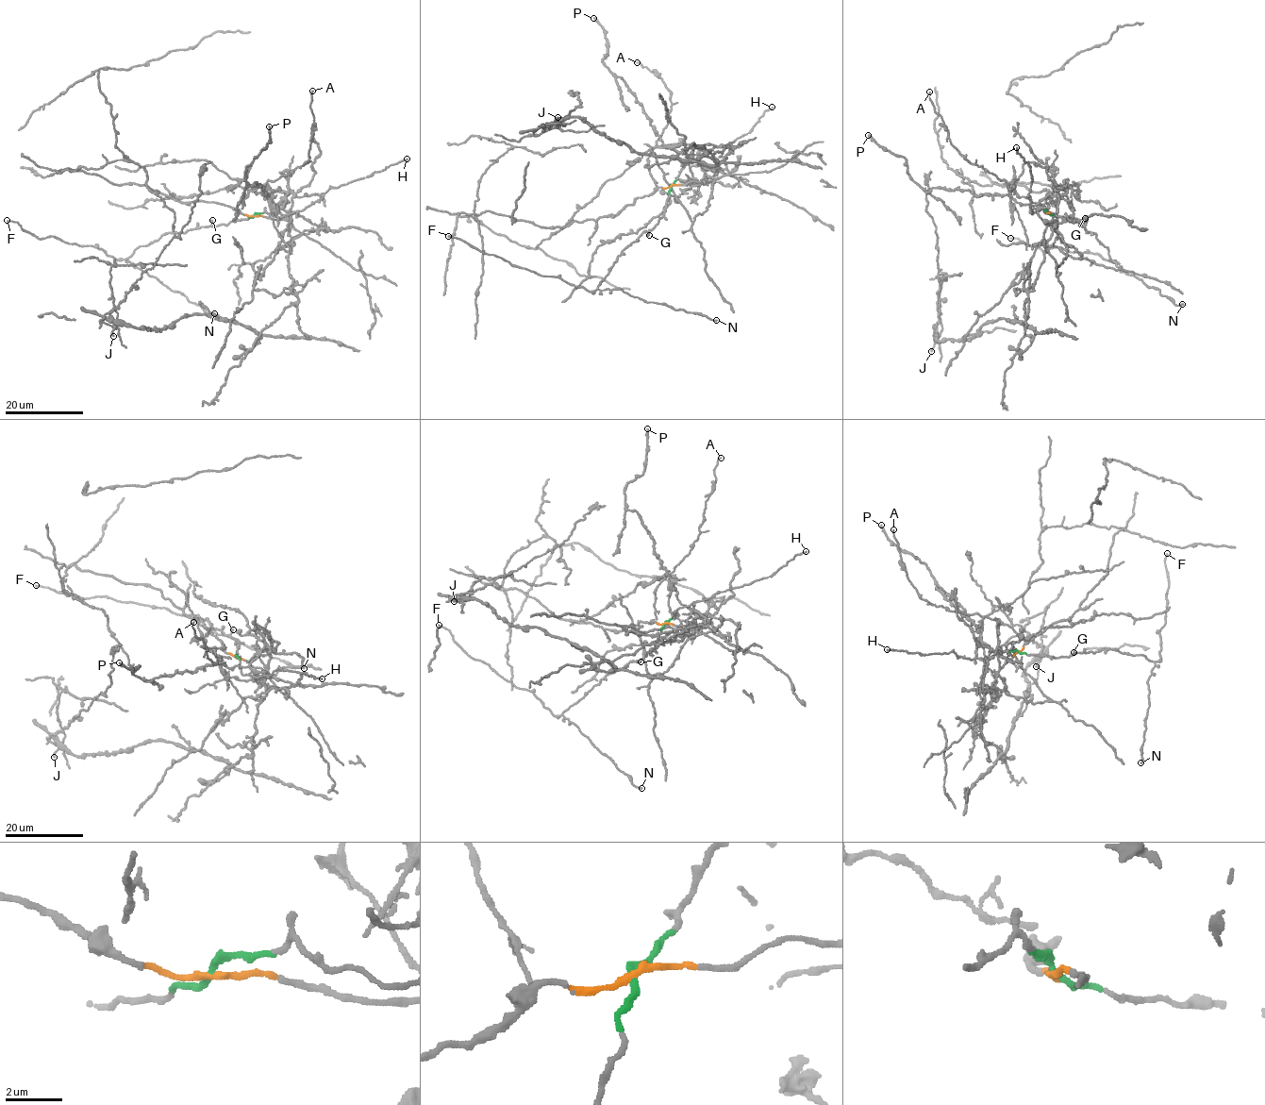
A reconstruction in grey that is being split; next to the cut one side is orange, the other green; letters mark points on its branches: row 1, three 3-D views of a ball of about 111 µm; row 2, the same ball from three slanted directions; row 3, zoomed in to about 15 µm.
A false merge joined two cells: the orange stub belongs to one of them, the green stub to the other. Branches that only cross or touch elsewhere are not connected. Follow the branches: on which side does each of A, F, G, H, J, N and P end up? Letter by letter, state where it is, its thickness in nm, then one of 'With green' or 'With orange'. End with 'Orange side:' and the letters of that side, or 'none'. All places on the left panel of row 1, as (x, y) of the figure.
A: Place: (312, 91). Thickness 200 nm. With orange
F: Place: (7, 220). Thickness 160 nm. With green
G: Place: (212, 220). Thickness 280 nm. With green
H: Place: (407, 159). Thickness 180 nm. With green
J: Place: (113, 336). Thickness 150 nm. With orange
N: Place: (214, 313). Thickness 170 nm. With green
P: Place: (269, 126). Thickness 220 nm. With orange
Orange side: A, J, P

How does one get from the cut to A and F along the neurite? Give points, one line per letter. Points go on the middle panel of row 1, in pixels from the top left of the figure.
A: (671, 186), (709, 176), (699, 163), (684, 164), (668, 145), (657, 147), (671, 93), (637, 63)
F: (671, 186), (664, 214), (656, 225), (627, 245), (590, 292), (509, 263), (448, 235)

